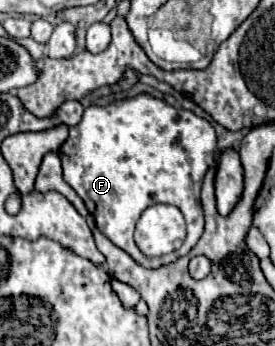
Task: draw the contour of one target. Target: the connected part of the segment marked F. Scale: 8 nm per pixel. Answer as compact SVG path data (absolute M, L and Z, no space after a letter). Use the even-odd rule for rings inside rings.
M149 94L85 108L81 122L69 130L69 138L57 150L63 162L65 182L83 198L97 228L145 268L161 268L175 262L201 238L203 208L199 194L205 172L209 166L215 166L215 152L217 136L205 118L185 108L173 108L165 100ZM137 220L139 248L133 240ZM141 252L145 256L141 256ZM147 256L161 258L149 260Z

